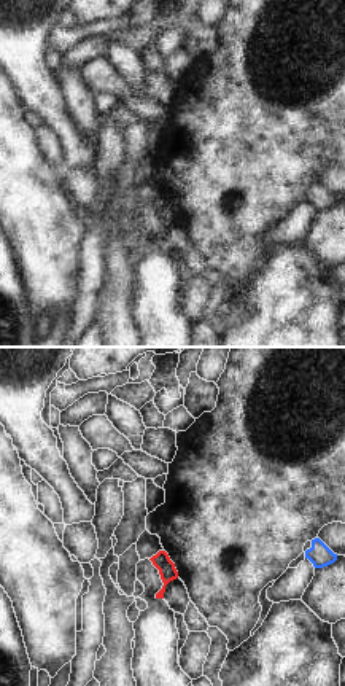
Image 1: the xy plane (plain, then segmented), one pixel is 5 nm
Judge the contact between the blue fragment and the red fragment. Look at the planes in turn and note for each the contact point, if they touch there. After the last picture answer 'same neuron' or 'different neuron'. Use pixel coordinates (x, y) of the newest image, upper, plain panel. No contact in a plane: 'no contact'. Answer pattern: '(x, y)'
no contact

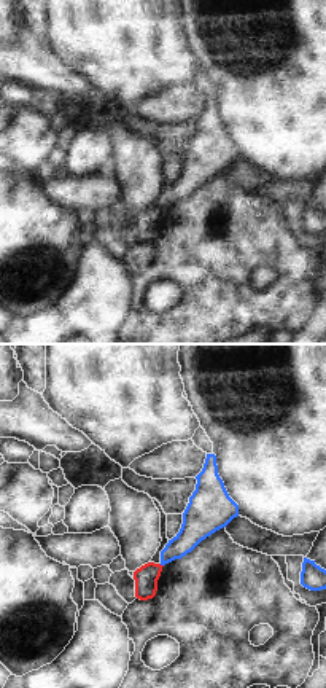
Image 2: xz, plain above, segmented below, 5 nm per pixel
no contact

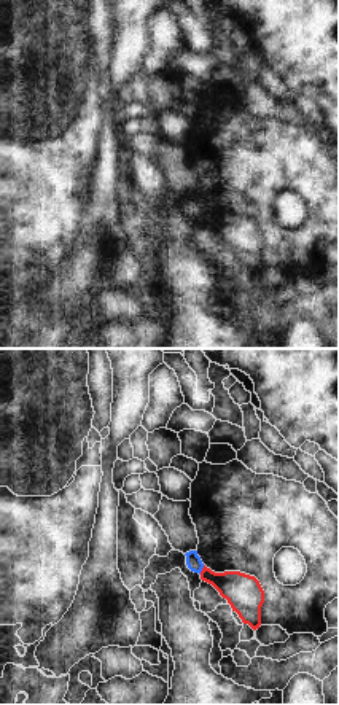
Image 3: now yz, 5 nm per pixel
(201, 214)

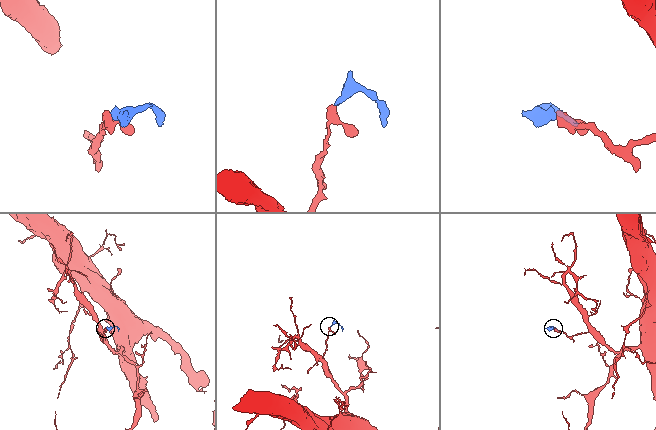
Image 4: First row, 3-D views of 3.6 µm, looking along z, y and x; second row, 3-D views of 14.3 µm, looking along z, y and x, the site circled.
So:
different neuron

